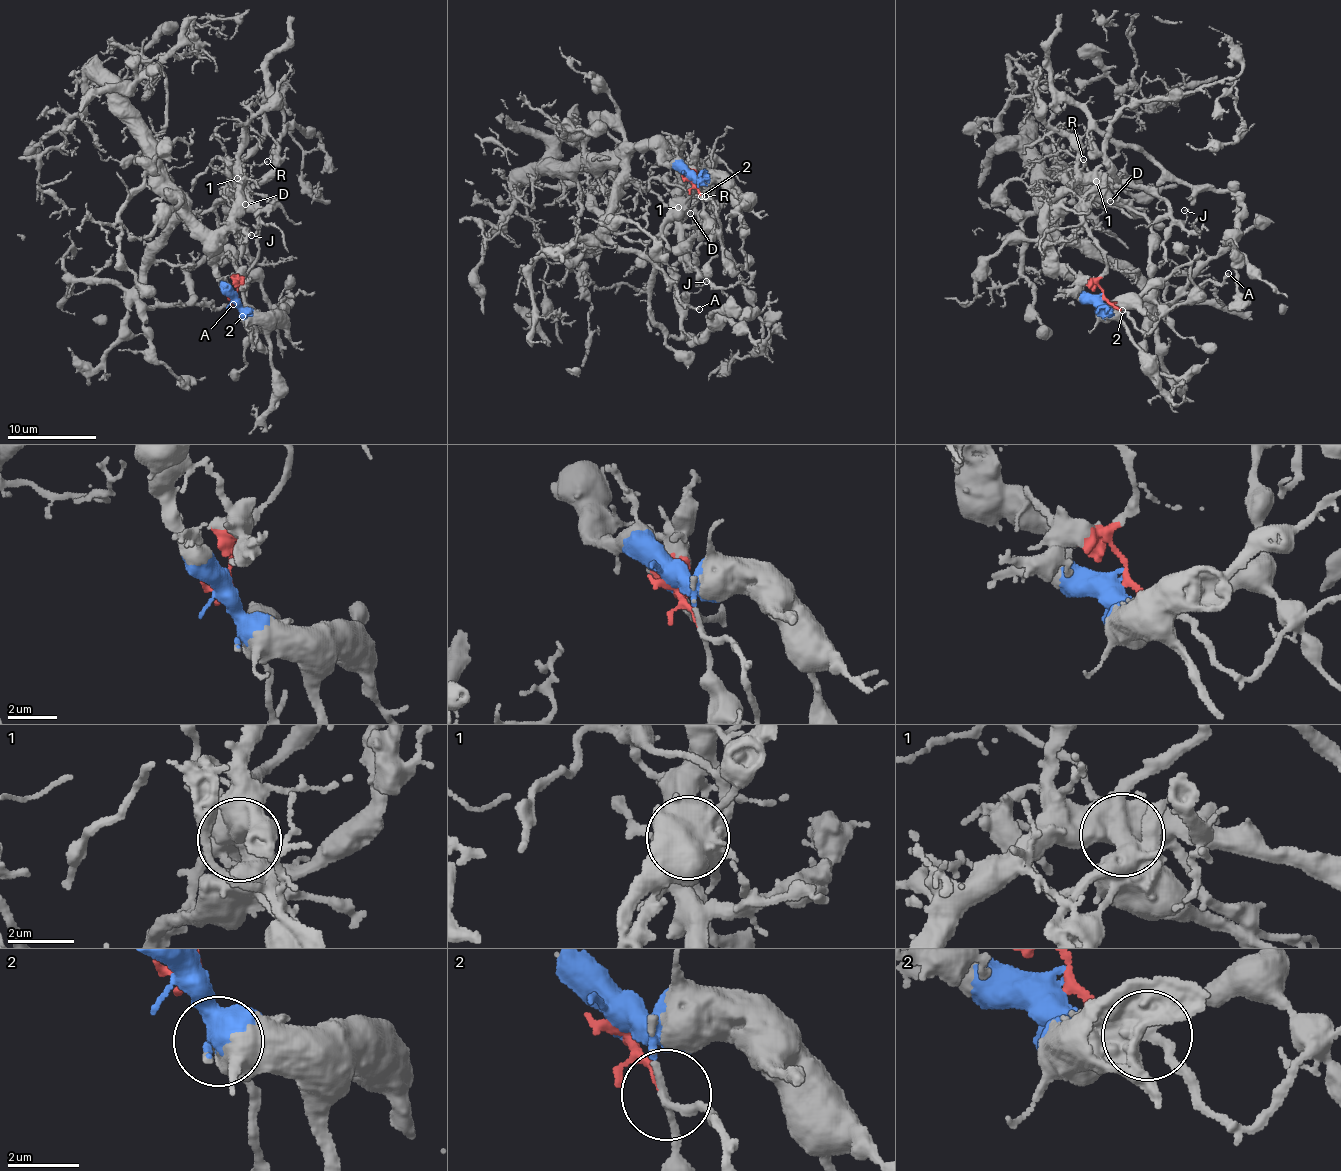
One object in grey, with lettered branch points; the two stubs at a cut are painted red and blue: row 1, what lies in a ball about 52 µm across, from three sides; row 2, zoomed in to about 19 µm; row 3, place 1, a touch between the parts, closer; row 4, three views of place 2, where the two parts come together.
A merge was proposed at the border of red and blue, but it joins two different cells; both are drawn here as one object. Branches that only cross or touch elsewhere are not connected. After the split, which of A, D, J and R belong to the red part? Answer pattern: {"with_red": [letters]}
{"with_red": []}

